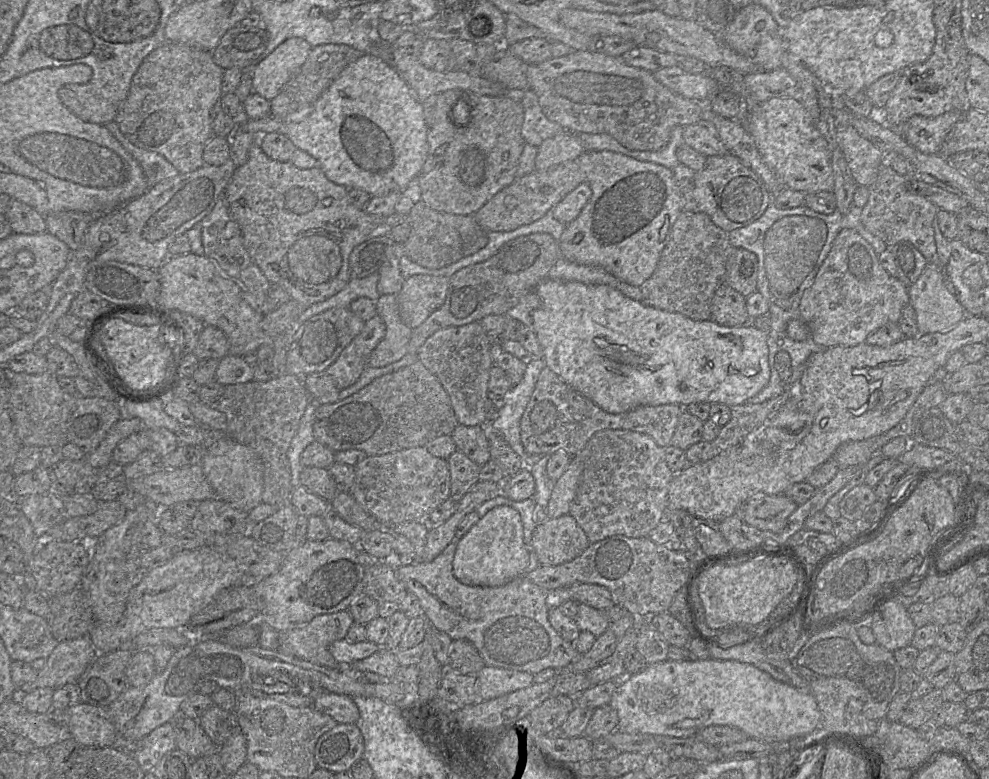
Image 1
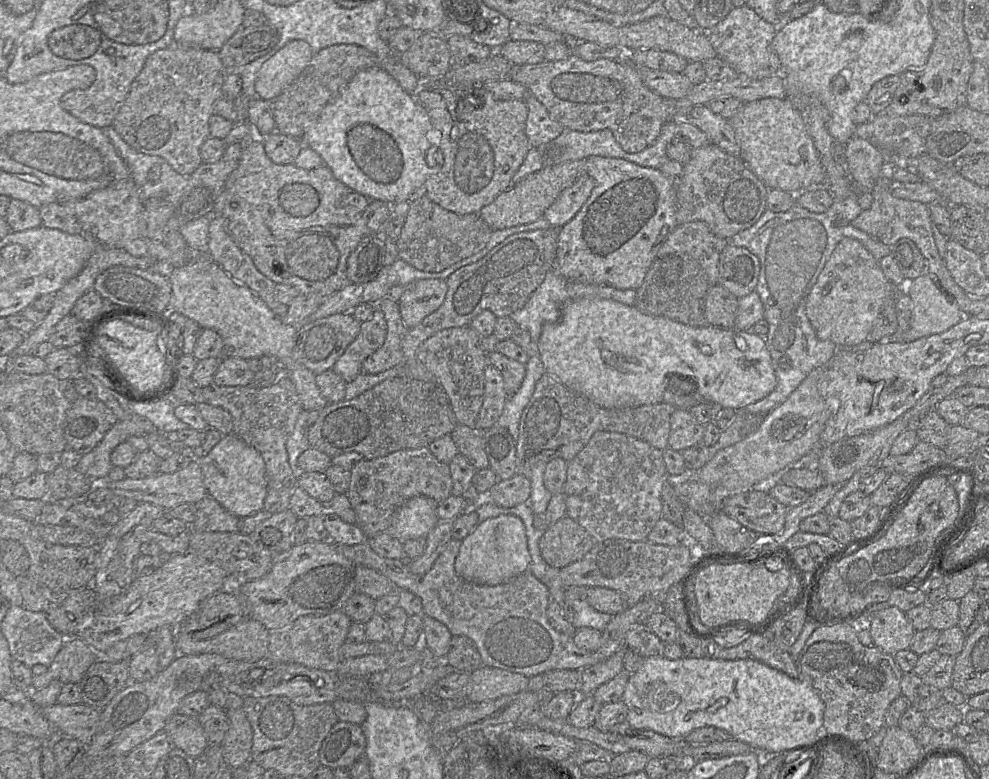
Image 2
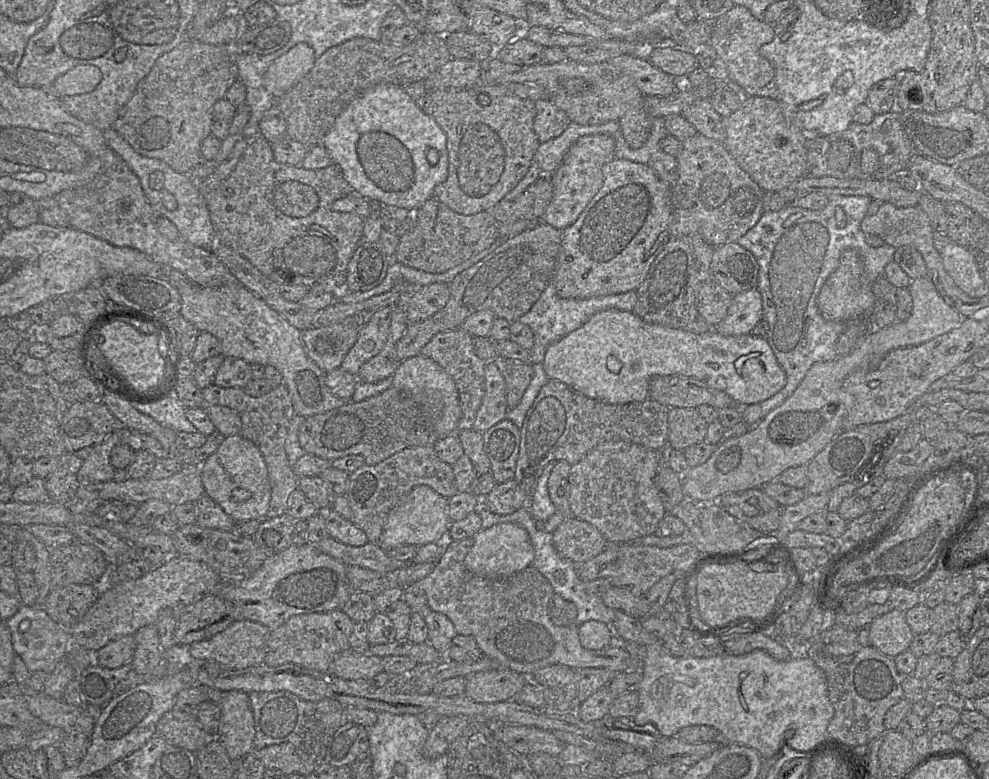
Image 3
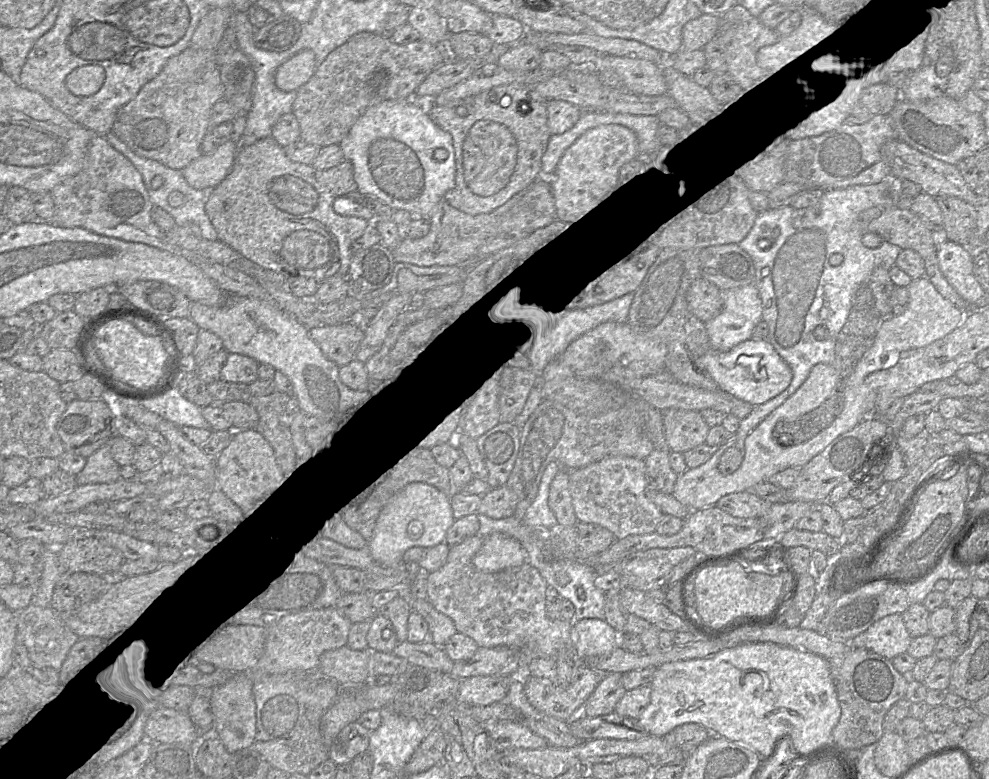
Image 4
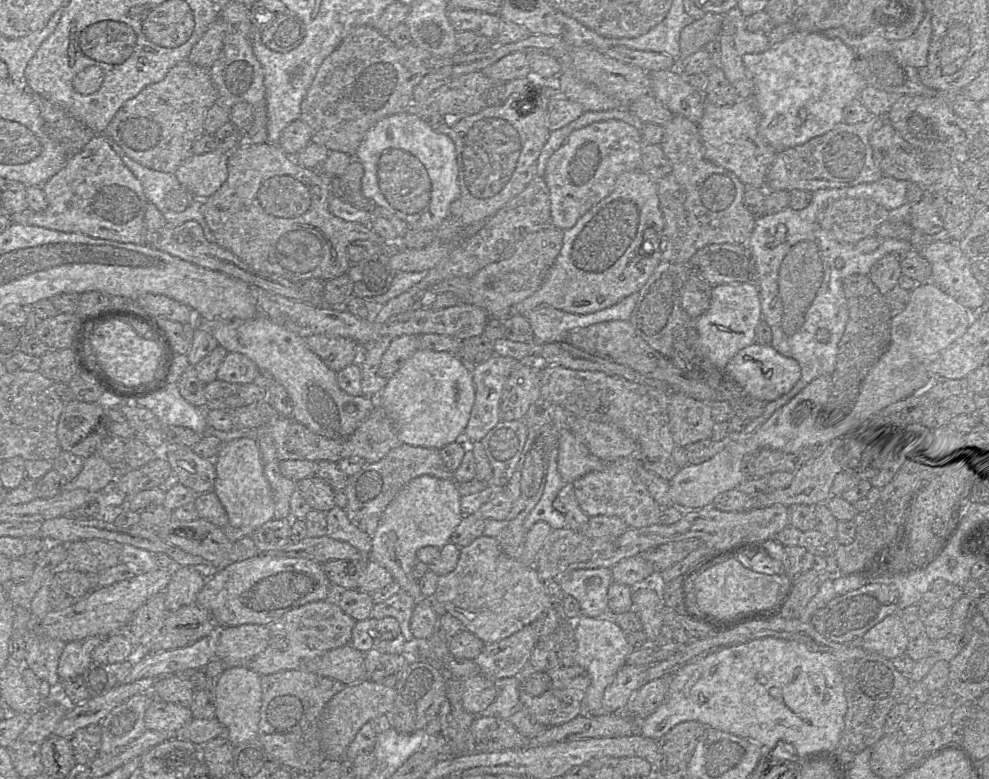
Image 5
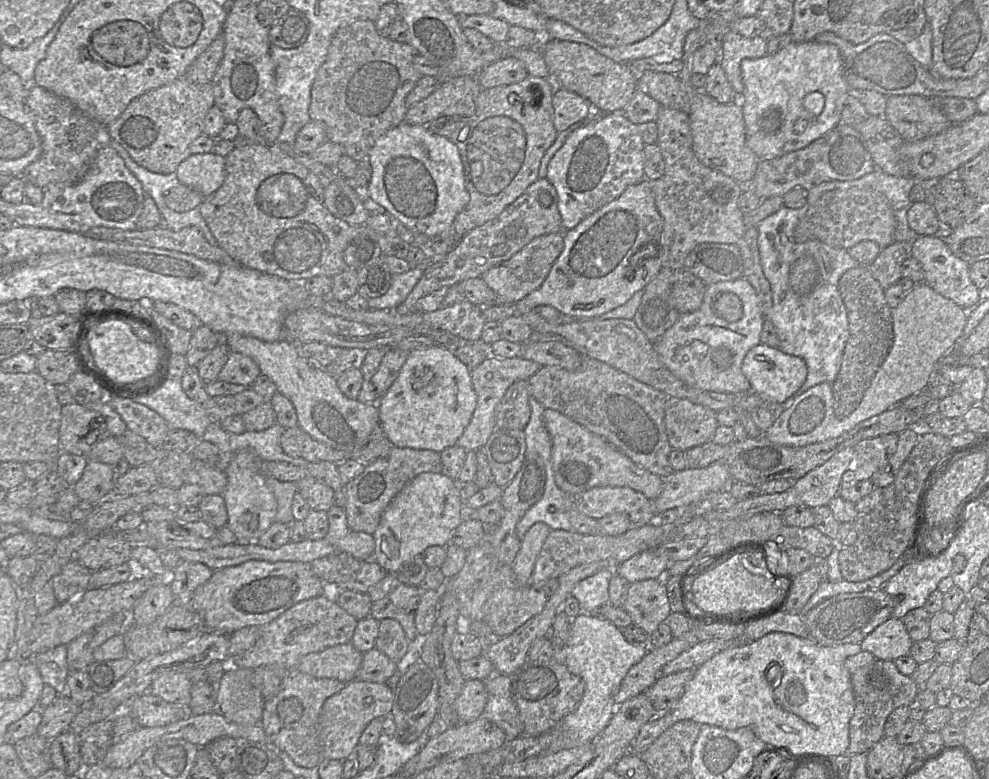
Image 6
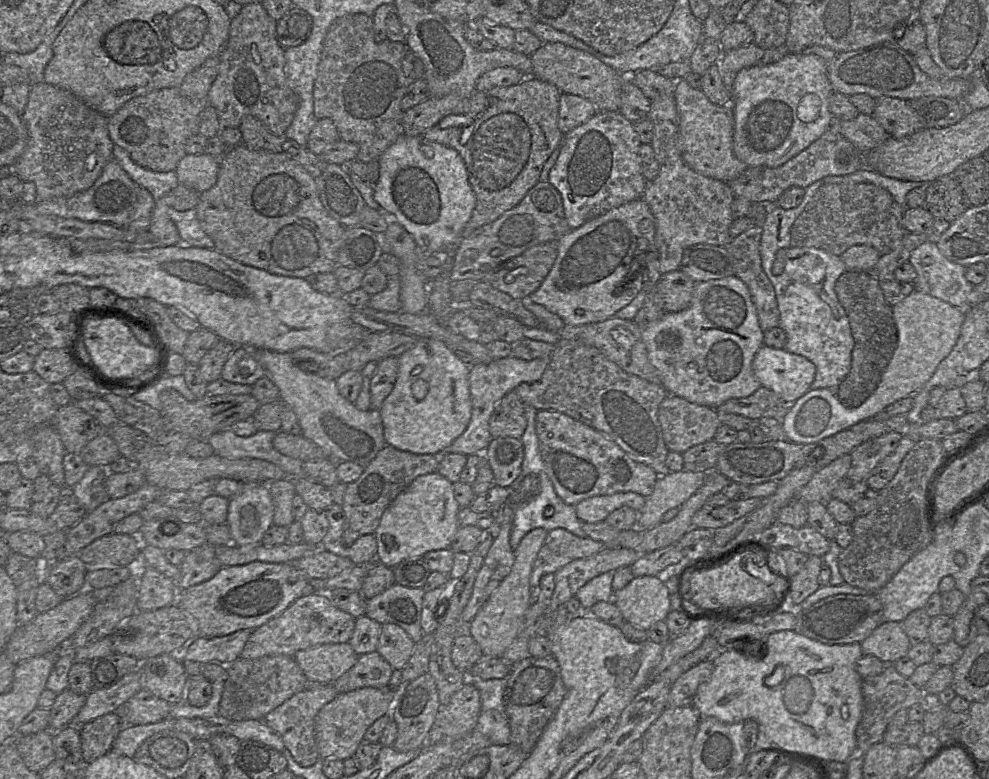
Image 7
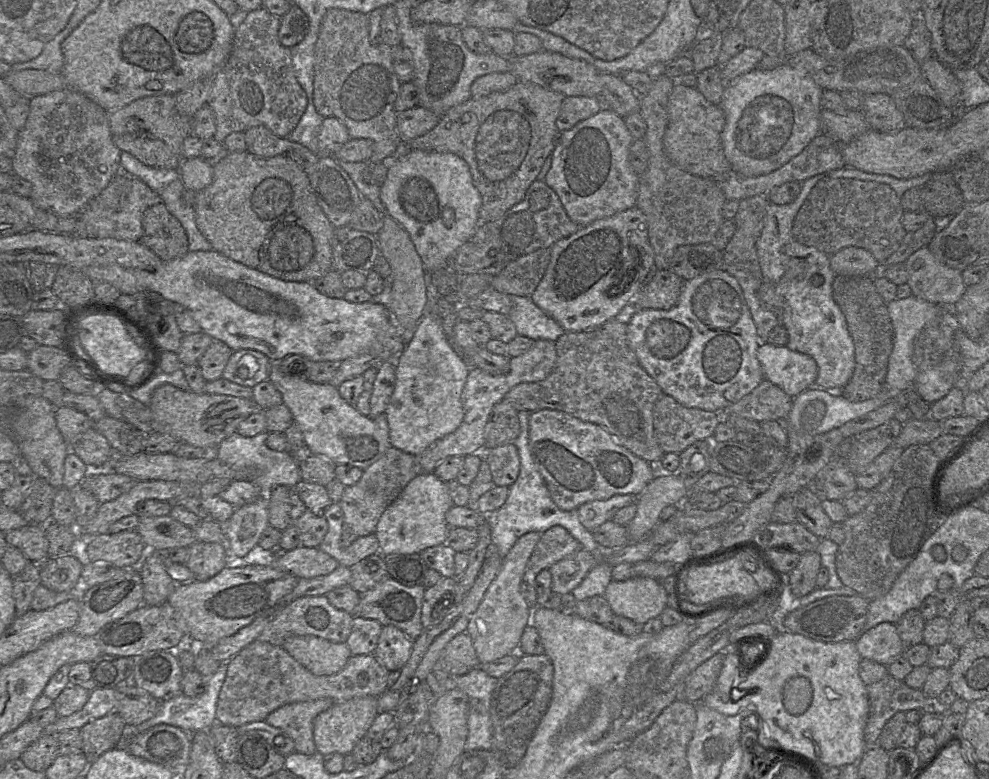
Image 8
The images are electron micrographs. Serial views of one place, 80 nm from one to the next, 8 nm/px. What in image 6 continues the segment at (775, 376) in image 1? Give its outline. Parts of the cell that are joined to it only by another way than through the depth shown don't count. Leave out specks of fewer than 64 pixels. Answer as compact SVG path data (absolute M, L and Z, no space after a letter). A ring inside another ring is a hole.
M876 168L855 180L821 183L808 190L807 201L801 208L791 209L783 206L756 225L760 264L772 292L772 307L767 319L772 322L777 332L778 349L802 358L808 370L805 382L796 393L783 403L771 405L775 417L790 408L795 398L809 388L822 382L831 383L837 377L849 338L847 311L839 293L838 282L846 271L860 266L859 262L849 255L847 249L830 247L818 240L795 242L795 227L822 194L833 190L871 189L884 195L894 210L897 222L895 241L912 242L917 234L909 227L907 213L896 210L912 204L909 194L917 183L919 182L911 176L897 177Z

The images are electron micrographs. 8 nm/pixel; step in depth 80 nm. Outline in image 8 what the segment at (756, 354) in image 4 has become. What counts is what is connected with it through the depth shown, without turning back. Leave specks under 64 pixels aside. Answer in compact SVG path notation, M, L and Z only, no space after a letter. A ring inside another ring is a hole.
M760 342L757 359L761 364L764 379L793 398L815 385L818 366L806 354L793 351L787 346Z

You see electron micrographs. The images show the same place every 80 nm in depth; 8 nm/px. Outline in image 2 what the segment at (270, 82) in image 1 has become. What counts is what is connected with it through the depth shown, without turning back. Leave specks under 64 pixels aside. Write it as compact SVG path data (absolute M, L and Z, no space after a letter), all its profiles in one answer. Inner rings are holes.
M292 40L261 66L255 81L257 97L273 100L278 97L307 67L313 57L305 40Z

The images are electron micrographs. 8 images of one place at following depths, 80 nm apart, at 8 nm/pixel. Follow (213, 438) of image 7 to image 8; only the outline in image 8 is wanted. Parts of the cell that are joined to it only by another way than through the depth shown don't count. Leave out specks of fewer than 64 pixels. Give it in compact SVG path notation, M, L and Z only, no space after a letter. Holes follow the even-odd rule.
M264 431L252 437L245 437L237 432L224 439L216 447L216 456L231 467L255 466L257 477L251 479L262 494L267 494L274 487L284 485L291 489L301 480L298 460L287 451L275 451L266 445L269 432Z

